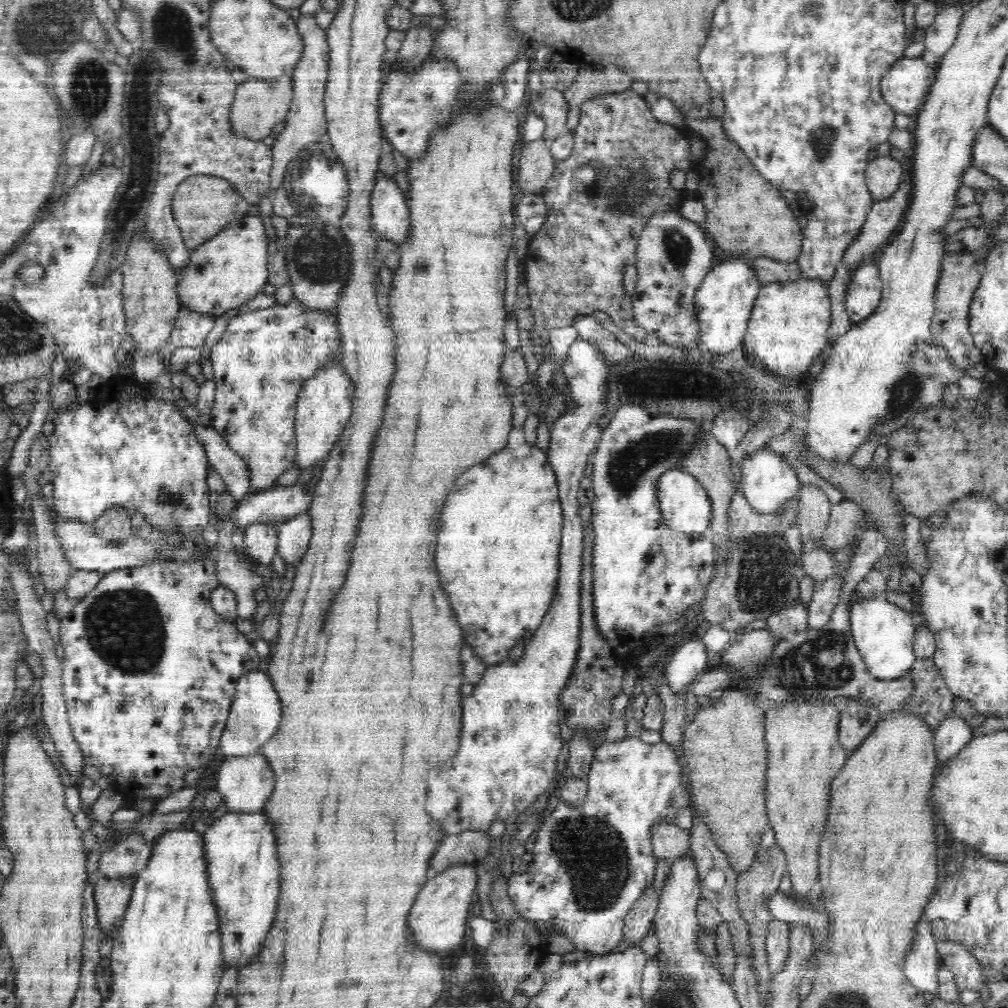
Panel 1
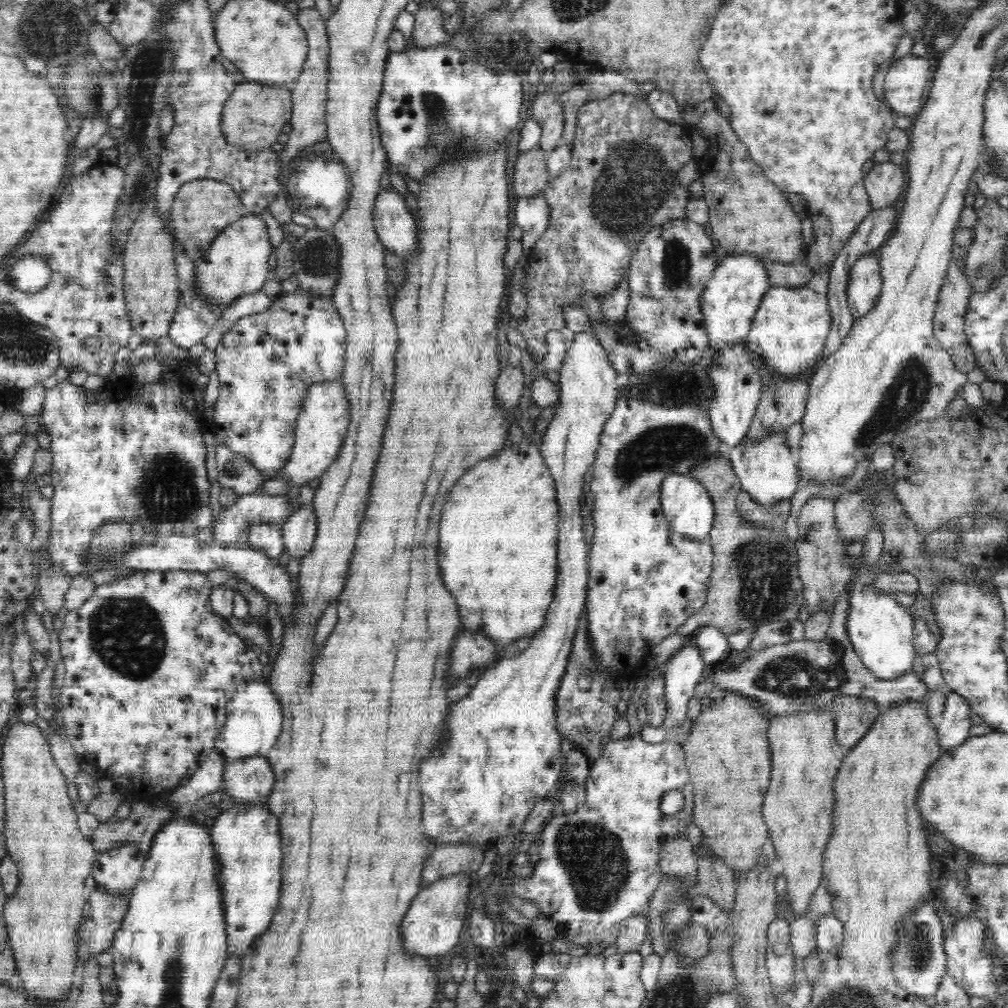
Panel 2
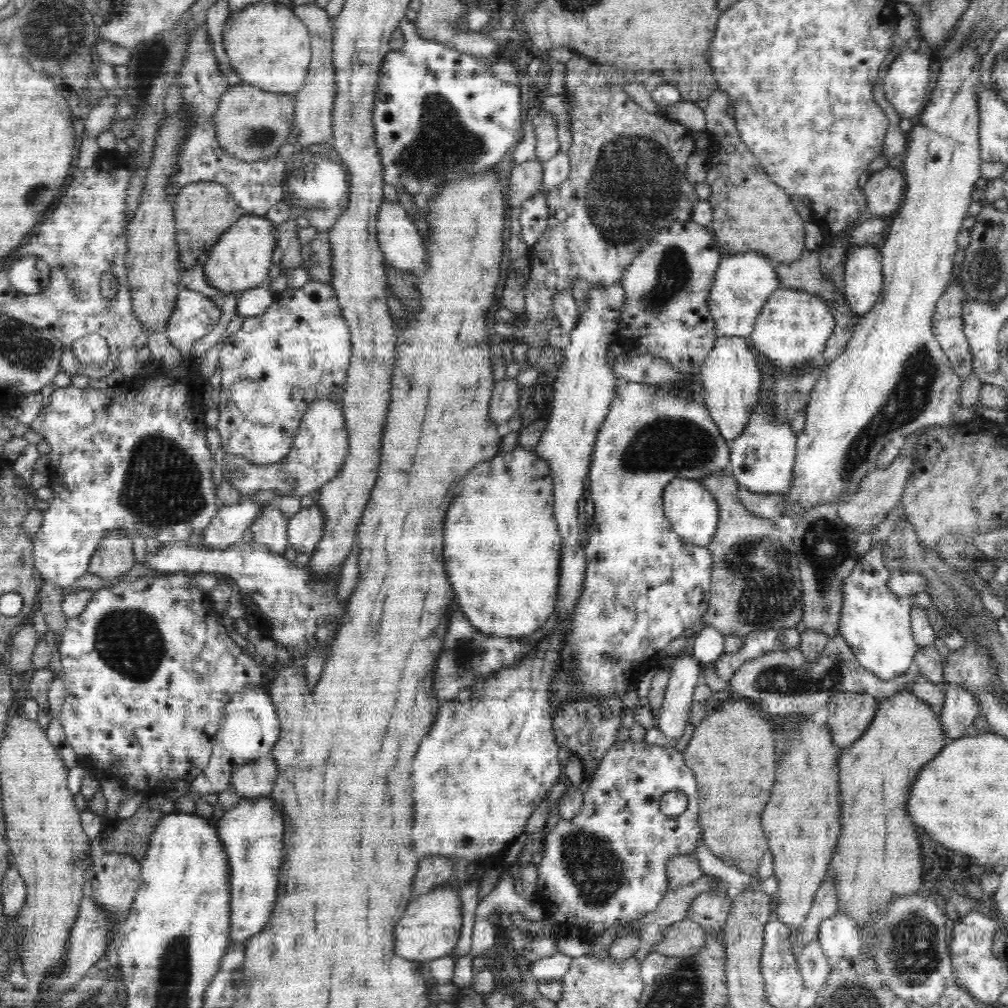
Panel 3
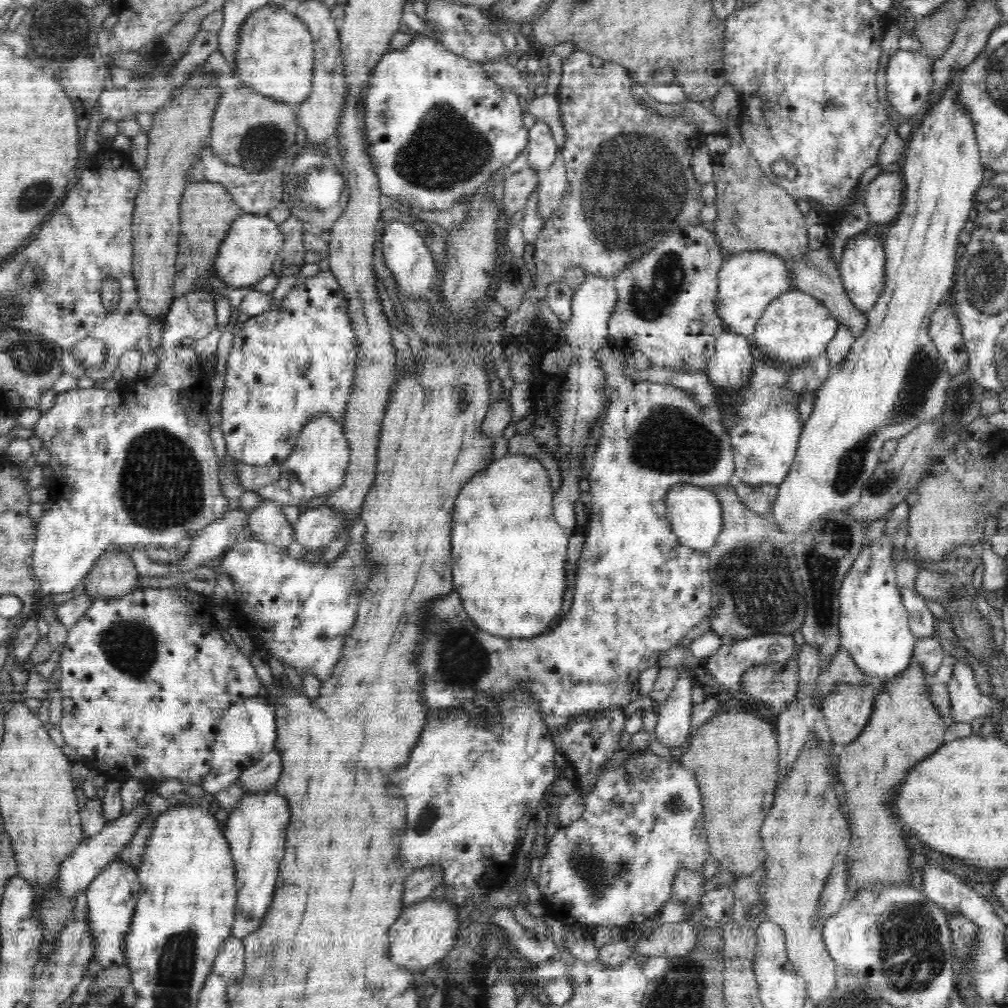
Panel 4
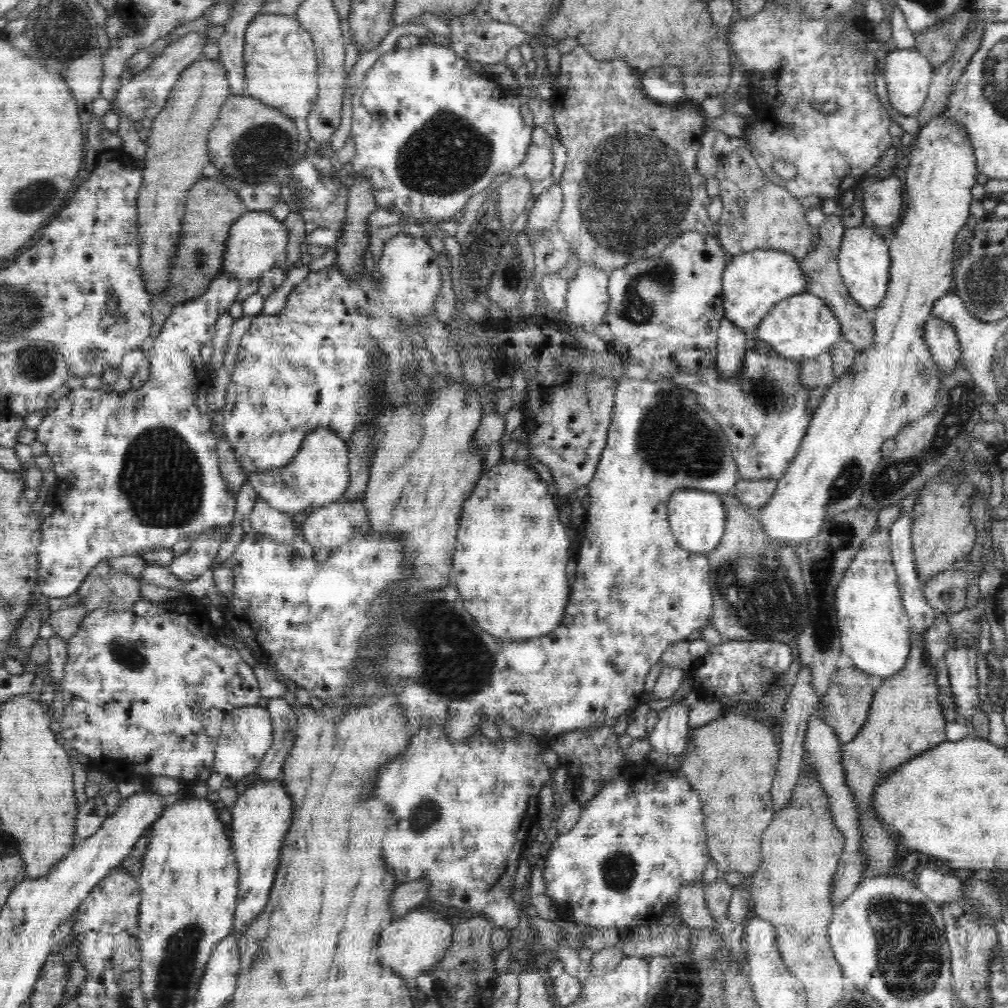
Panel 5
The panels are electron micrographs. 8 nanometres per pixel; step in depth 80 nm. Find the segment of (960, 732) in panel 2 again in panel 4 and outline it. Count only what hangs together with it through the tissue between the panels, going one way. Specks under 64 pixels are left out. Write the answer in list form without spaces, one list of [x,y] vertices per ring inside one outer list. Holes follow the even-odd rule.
[[[959,659],[954,664],[947,688],[951,701],[951,723],[971,723],[974,718],[1002,710],[1000,704],[980,693],[974,670],[964,660]]]

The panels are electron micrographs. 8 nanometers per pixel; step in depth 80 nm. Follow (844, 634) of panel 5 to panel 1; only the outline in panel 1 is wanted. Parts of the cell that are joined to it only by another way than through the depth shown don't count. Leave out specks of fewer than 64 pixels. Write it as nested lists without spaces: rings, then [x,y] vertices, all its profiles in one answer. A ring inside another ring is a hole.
[[[886,598],[856,599],[850,610],[851,634],[868,673],[882,680],[908,676],[917,659],[913,652],[917,628],[910,614]]]

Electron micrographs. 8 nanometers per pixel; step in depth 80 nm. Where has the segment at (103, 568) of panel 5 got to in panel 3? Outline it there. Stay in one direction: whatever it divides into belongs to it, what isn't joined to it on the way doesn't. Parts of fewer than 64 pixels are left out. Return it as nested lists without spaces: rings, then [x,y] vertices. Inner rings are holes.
[[[110,530],[100,540],[87,571],[100,576],[104,586],[112,587],[120,584],[122,576],[130,572],[134,564],[132,537],[126,533],[126,530]]]

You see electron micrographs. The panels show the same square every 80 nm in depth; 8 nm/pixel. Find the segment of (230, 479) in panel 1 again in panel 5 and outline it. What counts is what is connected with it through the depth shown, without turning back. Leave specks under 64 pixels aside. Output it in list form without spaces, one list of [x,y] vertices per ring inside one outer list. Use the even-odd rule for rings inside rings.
[[[321,427],[310,432],[298,454],[286,466],[260,473],[246,473],[246,480],[260,498],[273,508],[289,515],[304,512],[308,508],[320,508],[340,501],[350,484],[350,457],[348,444],[336,433]]]

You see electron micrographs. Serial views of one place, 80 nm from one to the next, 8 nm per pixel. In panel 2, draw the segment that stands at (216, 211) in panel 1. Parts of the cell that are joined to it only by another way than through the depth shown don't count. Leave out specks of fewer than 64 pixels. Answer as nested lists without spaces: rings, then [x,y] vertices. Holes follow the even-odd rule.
[[[197,179],[181,186],[173,200],[170,220],[174,228],[175,240],[182,245],[186,256],[196,263],[208,252],[208,248],[212,246],[212,242],[220,232],[249,214],[240,197],[226,182]]]

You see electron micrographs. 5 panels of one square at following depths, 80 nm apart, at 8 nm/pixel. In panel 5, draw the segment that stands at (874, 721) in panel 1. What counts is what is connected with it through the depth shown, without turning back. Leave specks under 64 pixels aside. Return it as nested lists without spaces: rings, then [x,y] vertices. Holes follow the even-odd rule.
[[[856,667],[840,668],[833,674],[828,691],[821,700],[822,717],[834,729],[836,737],[842,744],[856,738],[868,718],[870,706],[876,694],[876,688],[872,686],[870,680],[872,680],[871,675]]]

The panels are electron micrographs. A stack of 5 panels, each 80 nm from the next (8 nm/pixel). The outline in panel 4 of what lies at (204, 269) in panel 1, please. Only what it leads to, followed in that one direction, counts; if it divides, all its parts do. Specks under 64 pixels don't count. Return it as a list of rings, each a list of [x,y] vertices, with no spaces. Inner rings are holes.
[[[241,215],[232,222],[218,248],[218,256],[212,265],[212,274],[218,275],[230,289],[253,288],[272,271],[272,264],[284,246],[284,237],[279,224],[268,215]]]

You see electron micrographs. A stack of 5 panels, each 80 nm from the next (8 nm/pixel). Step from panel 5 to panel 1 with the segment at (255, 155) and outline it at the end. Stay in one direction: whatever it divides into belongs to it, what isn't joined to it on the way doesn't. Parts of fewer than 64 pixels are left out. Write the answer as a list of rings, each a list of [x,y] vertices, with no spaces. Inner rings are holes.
[[[284,74],[275,78],[262,80],[249,78],[237,85],[232,106],[230,107],[230,123],[234,134],[240,138],[250,138],[262,142],[264,138],[272,136],[274,126],[286,120],[293,97],[293,77]]]

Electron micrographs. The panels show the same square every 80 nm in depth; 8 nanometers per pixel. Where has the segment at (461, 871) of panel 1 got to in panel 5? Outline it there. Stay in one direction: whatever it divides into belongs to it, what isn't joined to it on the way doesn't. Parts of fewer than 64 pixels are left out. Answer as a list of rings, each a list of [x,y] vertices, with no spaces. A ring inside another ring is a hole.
[[[426,908],[413,909],[408,914],[393,920],[380,933],[377,954],[379,963],[386,968],[391,968],[406,980],[414,980],[444,956],[448,946],[451,945],[453,930],[454,927],[450,925],[448,917],[428,912]]]

